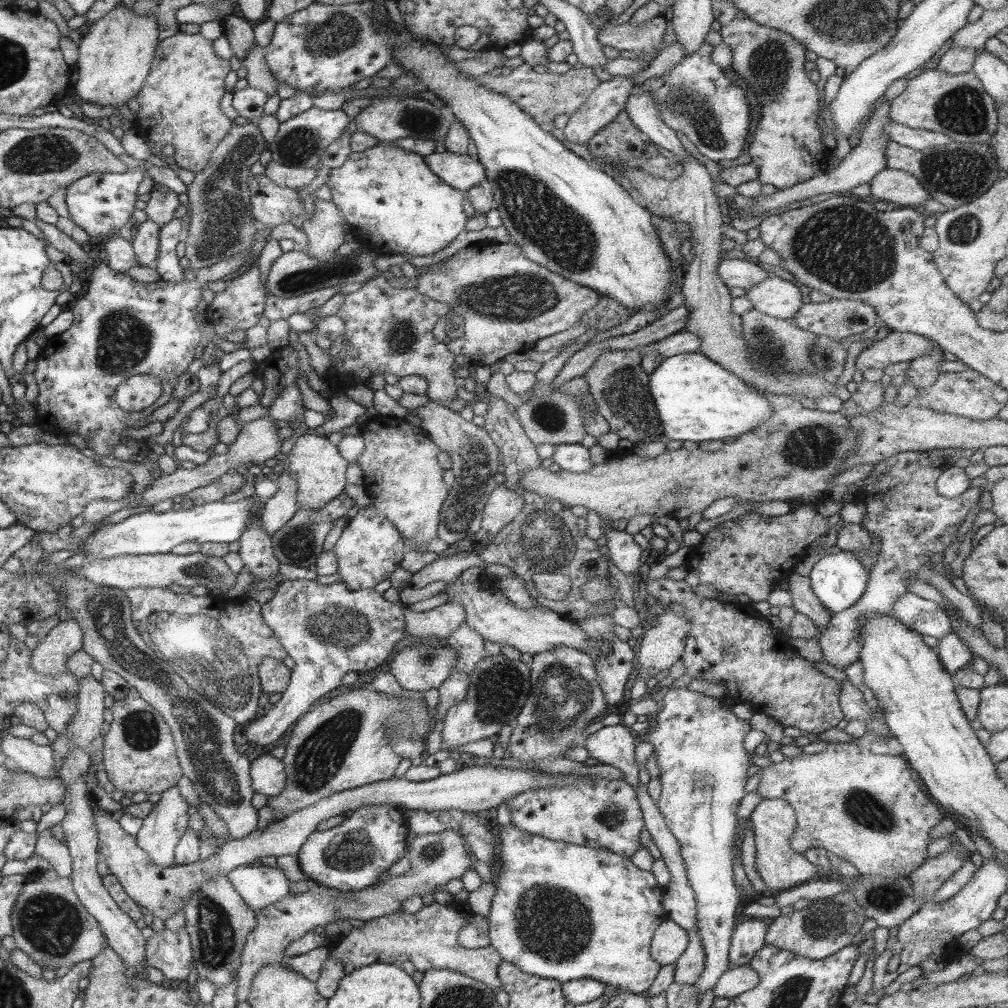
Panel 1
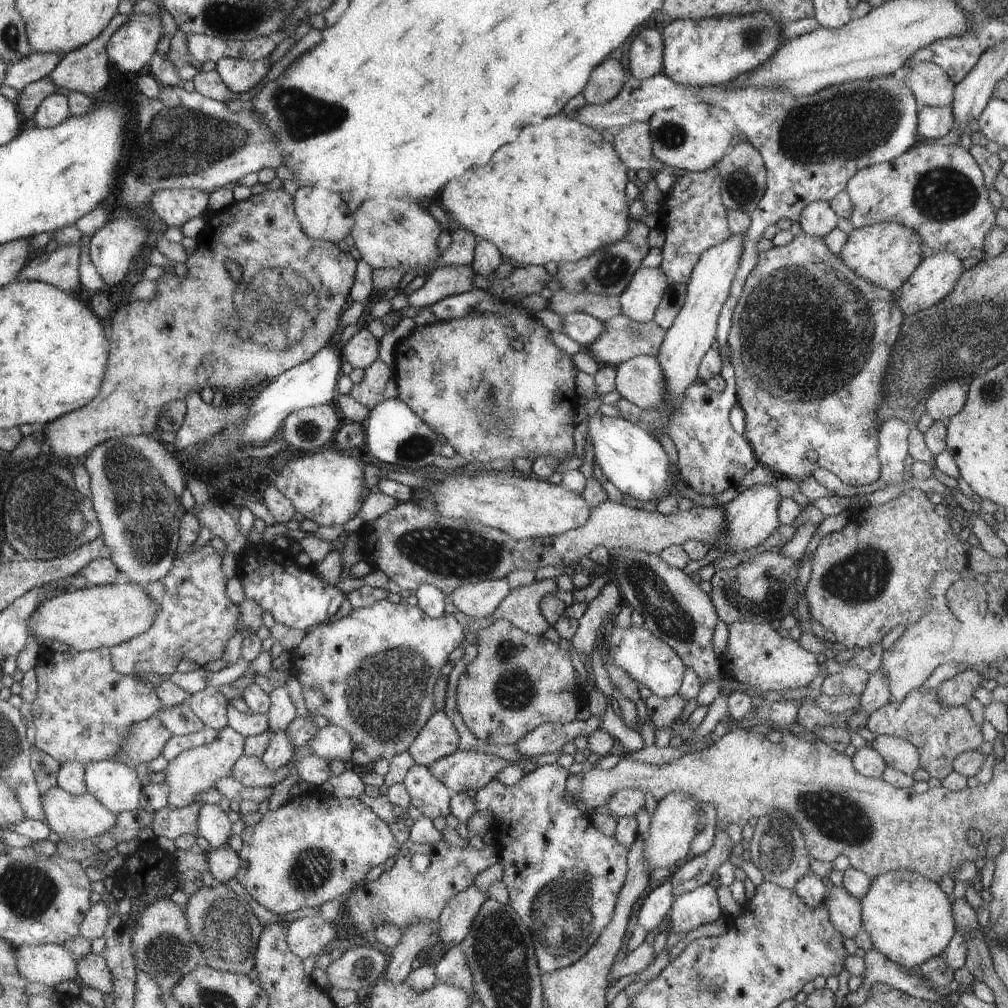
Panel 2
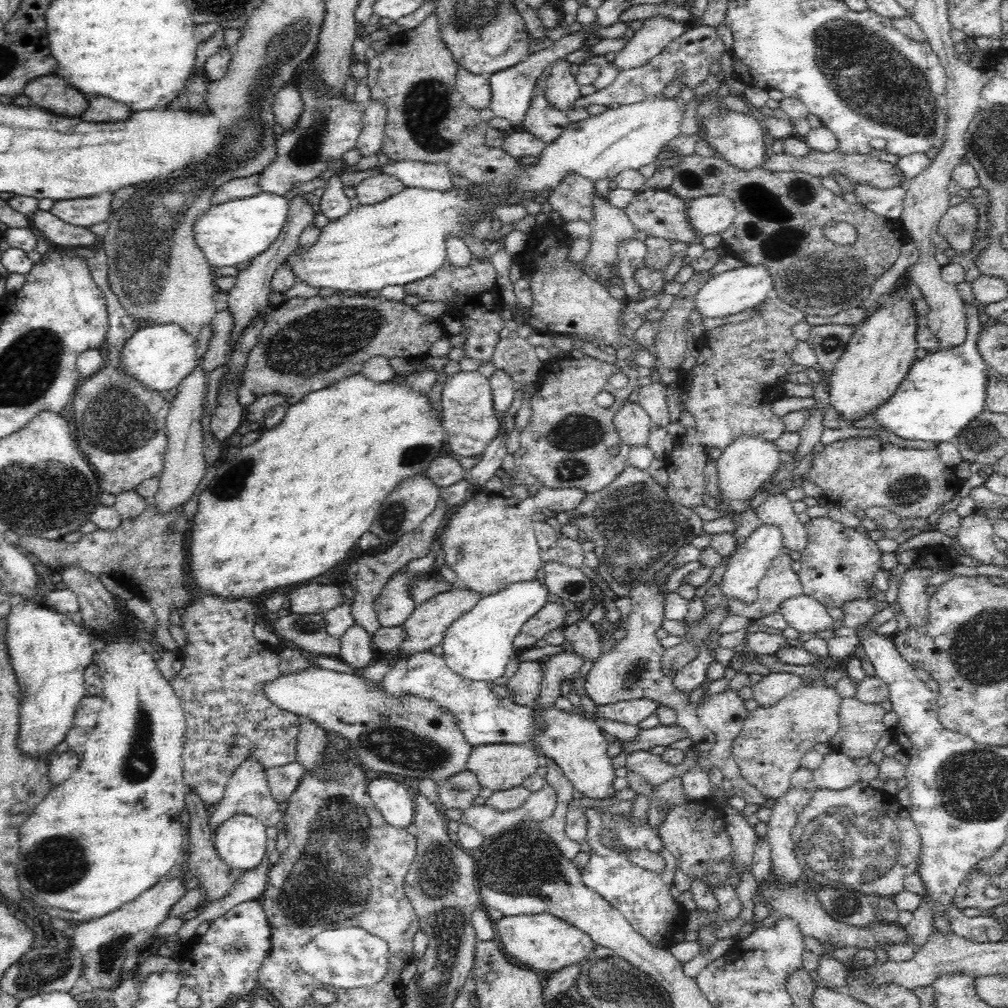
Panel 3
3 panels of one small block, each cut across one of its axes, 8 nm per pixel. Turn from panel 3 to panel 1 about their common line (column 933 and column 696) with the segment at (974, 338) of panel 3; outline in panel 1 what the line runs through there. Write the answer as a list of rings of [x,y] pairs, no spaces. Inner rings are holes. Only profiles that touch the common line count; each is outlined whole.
[[[699,352],[667,356],[647,376],[647,392],[657,418],[659,438],[665,442],[723,442],[725,438],[751,432],[757,422],[767,420],[771,414],[769,404],[761,396]]]

